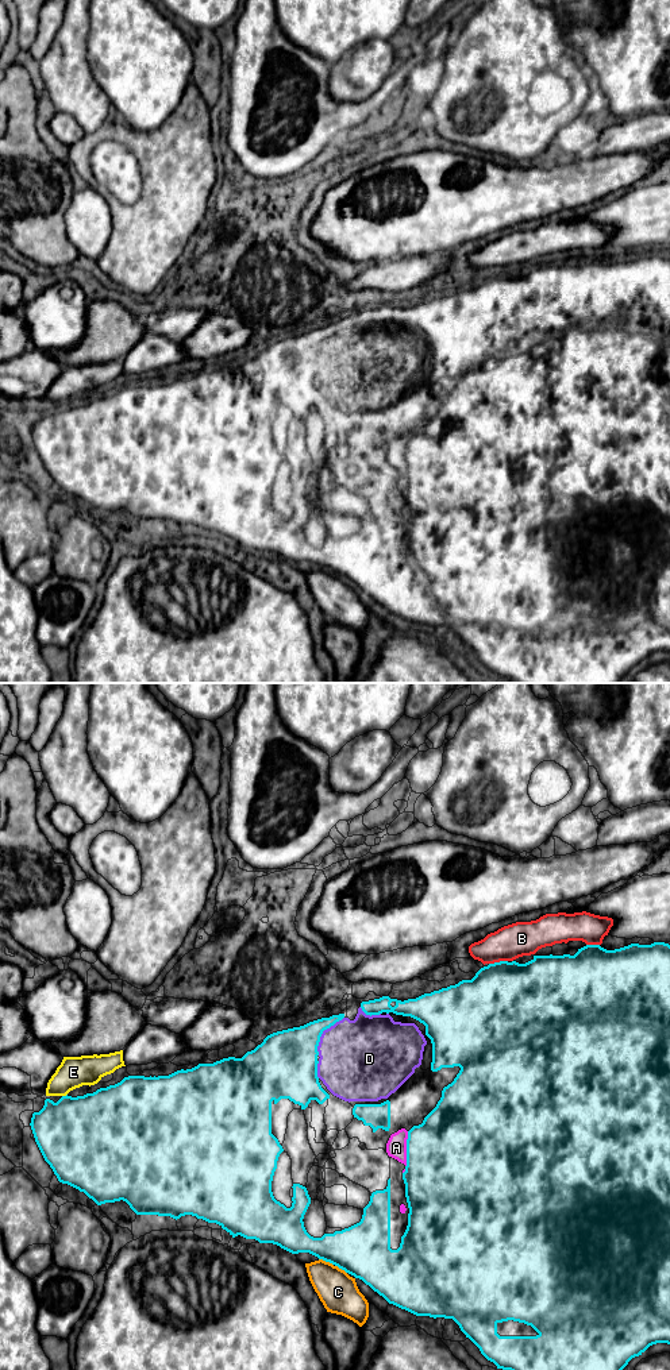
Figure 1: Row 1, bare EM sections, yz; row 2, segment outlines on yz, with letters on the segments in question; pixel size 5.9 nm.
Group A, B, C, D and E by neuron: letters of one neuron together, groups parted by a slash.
A D / B / C / E

